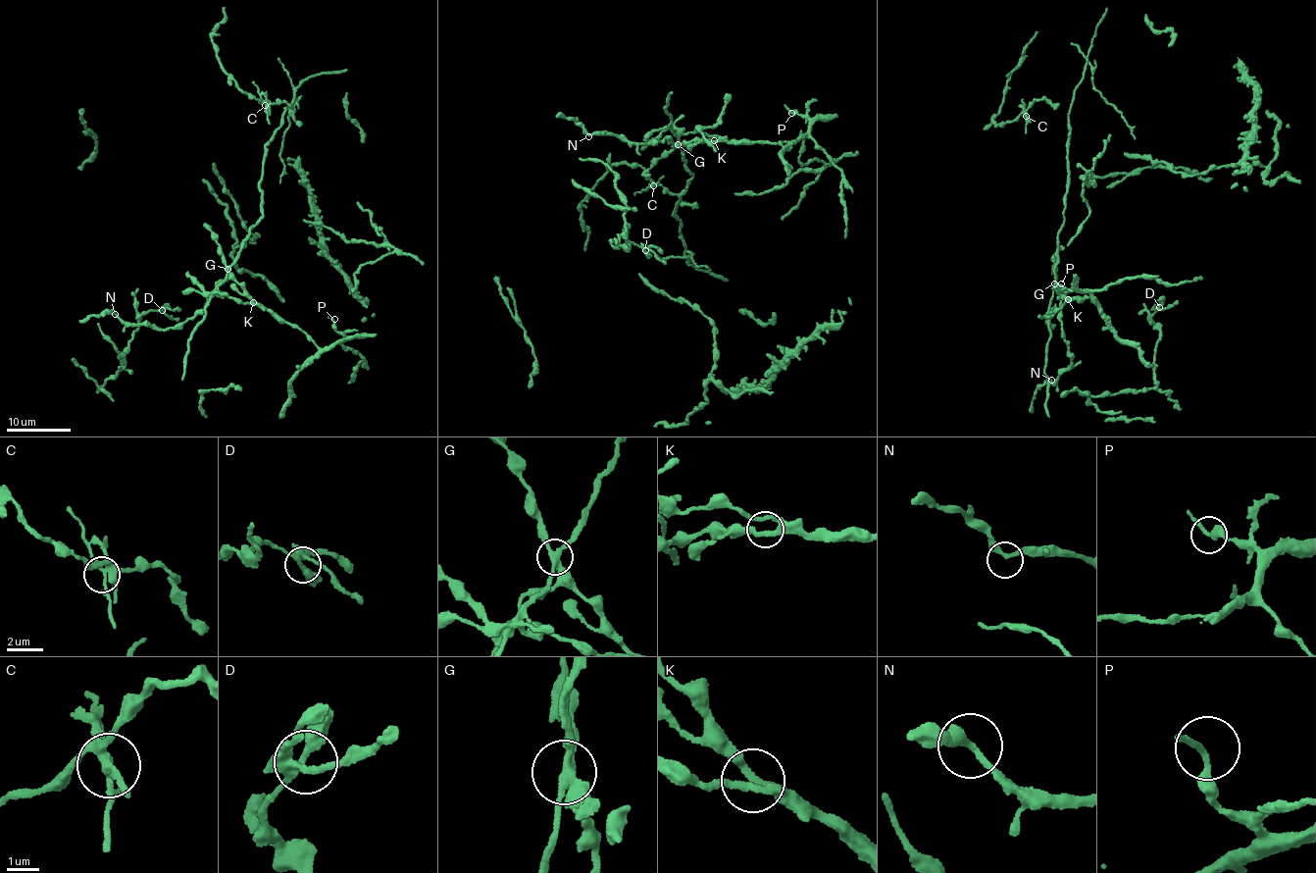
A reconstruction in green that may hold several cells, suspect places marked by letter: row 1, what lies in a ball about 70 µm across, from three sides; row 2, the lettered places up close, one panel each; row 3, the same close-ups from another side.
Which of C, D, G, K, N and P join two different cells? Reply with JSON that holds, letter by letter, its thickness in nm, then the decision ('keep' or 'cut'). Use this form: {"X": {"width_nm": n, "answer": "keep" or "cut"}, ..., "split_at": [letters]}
{"C": {"width_nm": 280, "answer": "keep"}, "D": {"width_nm": 320, "answer": "keep"}, "G": {"width_nm": 280, "answer": "cut"}, "K": {"width_nm": 280, "answer": "keep"}, "N": {"width_nm": 260, "answer": "keep"}, "P": {"width_nm": 200, "answer": "keep"}, "split_at": ["G"]}

